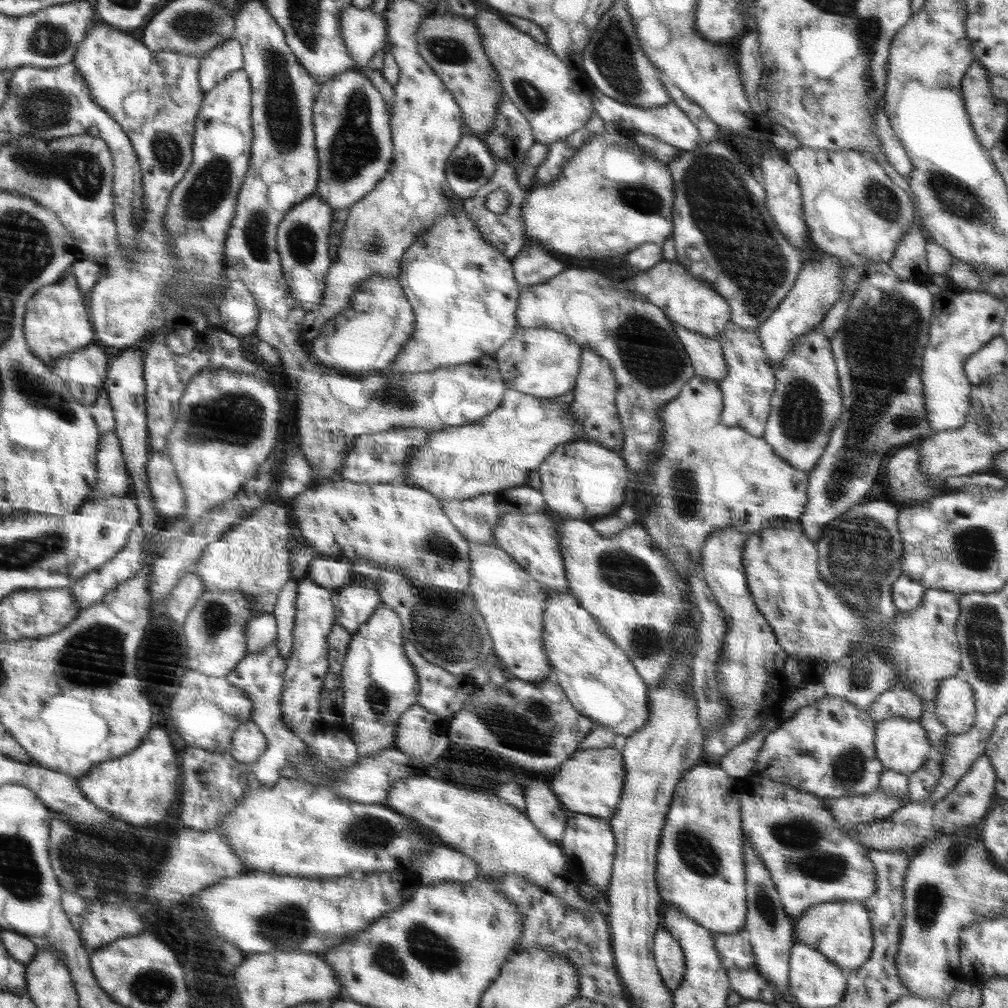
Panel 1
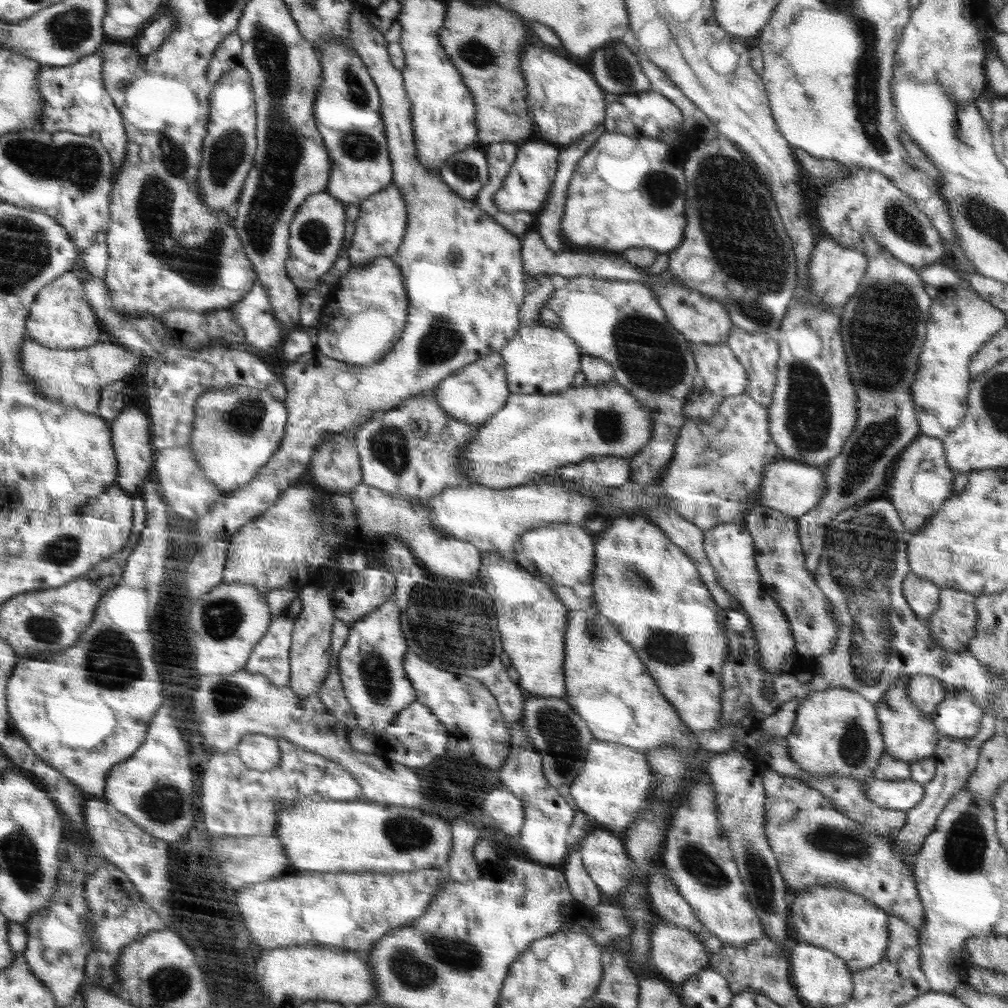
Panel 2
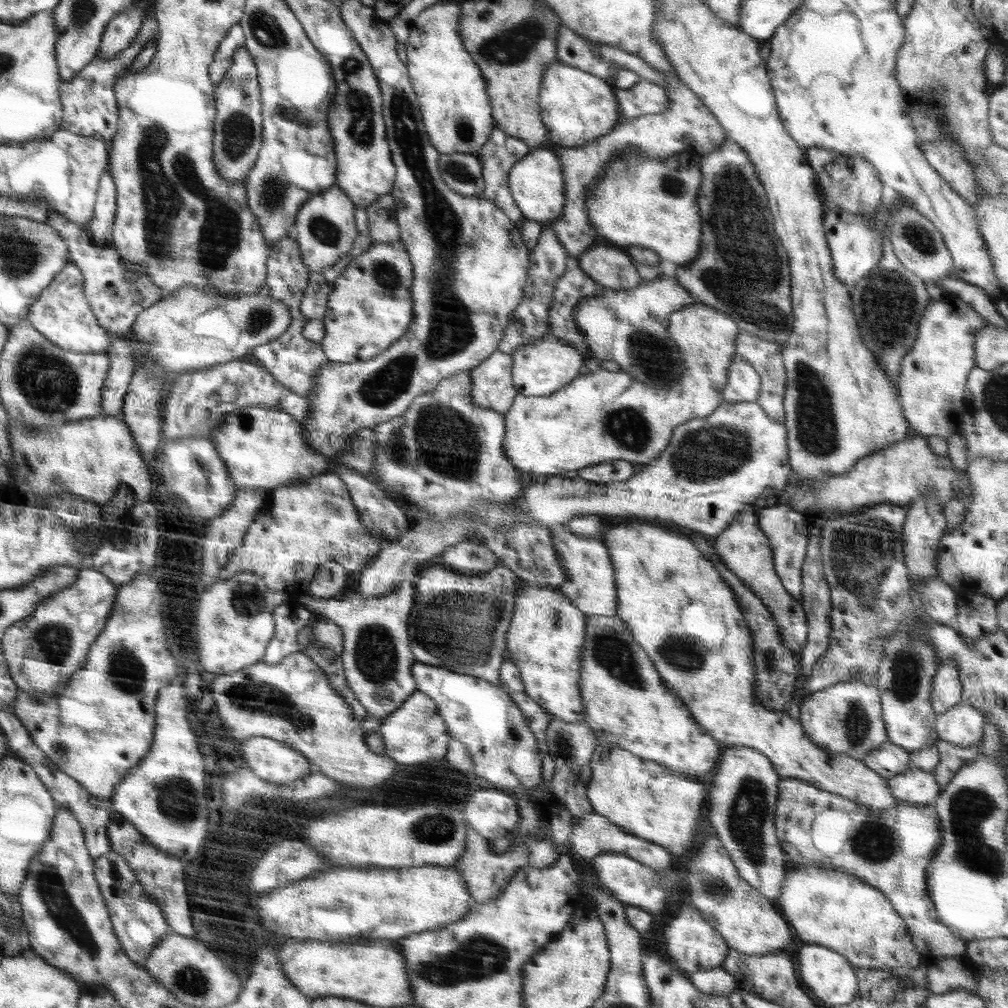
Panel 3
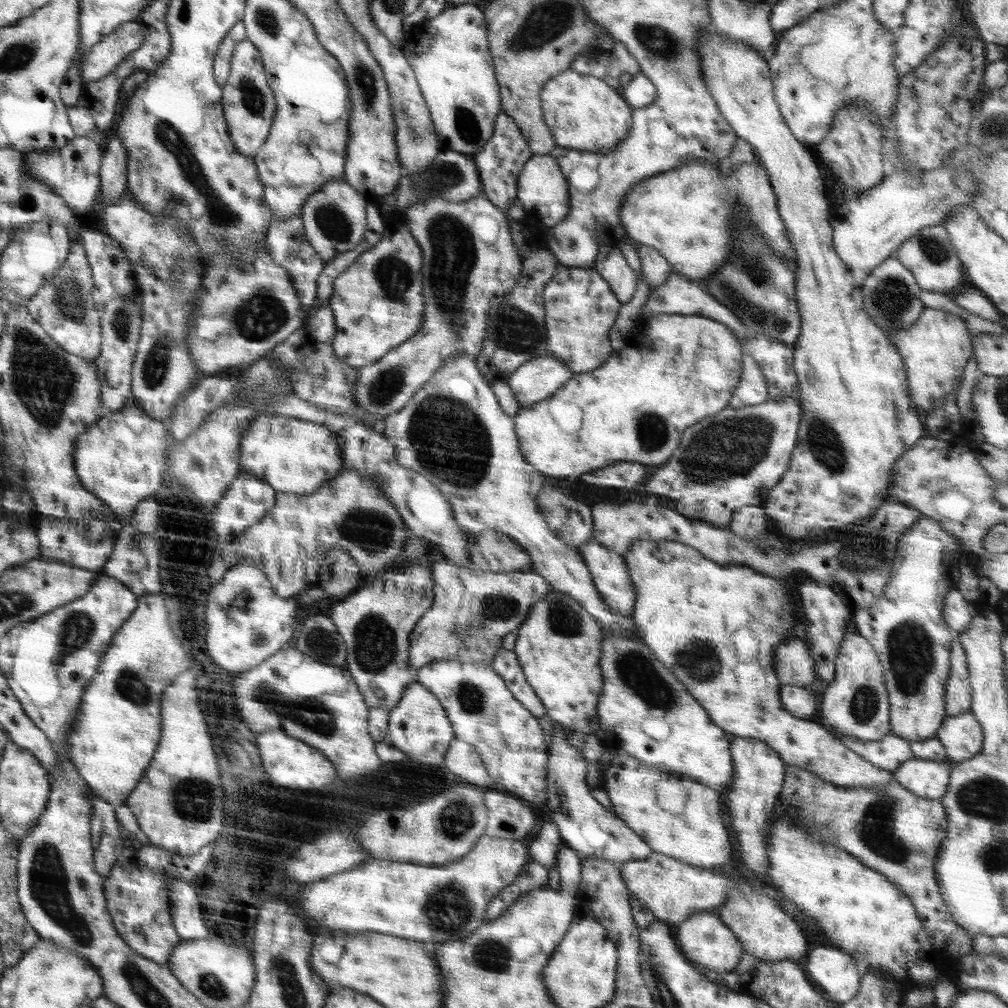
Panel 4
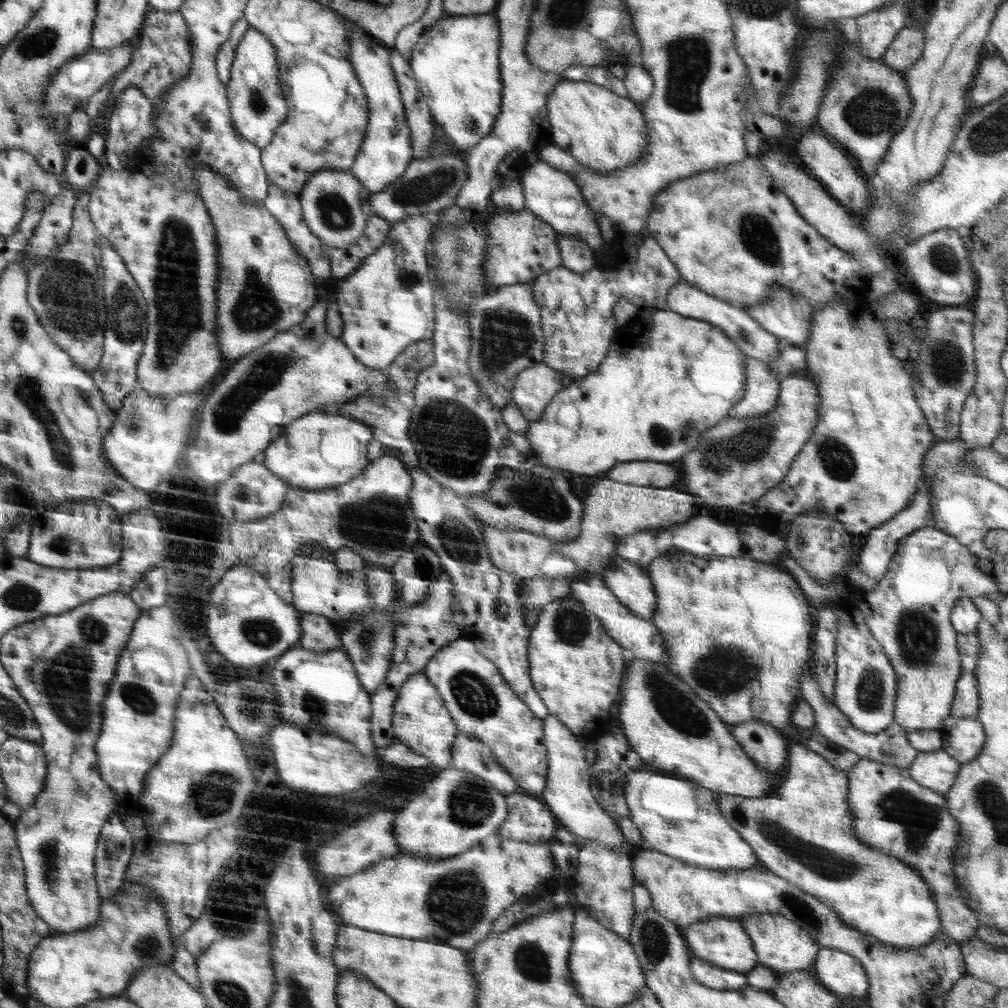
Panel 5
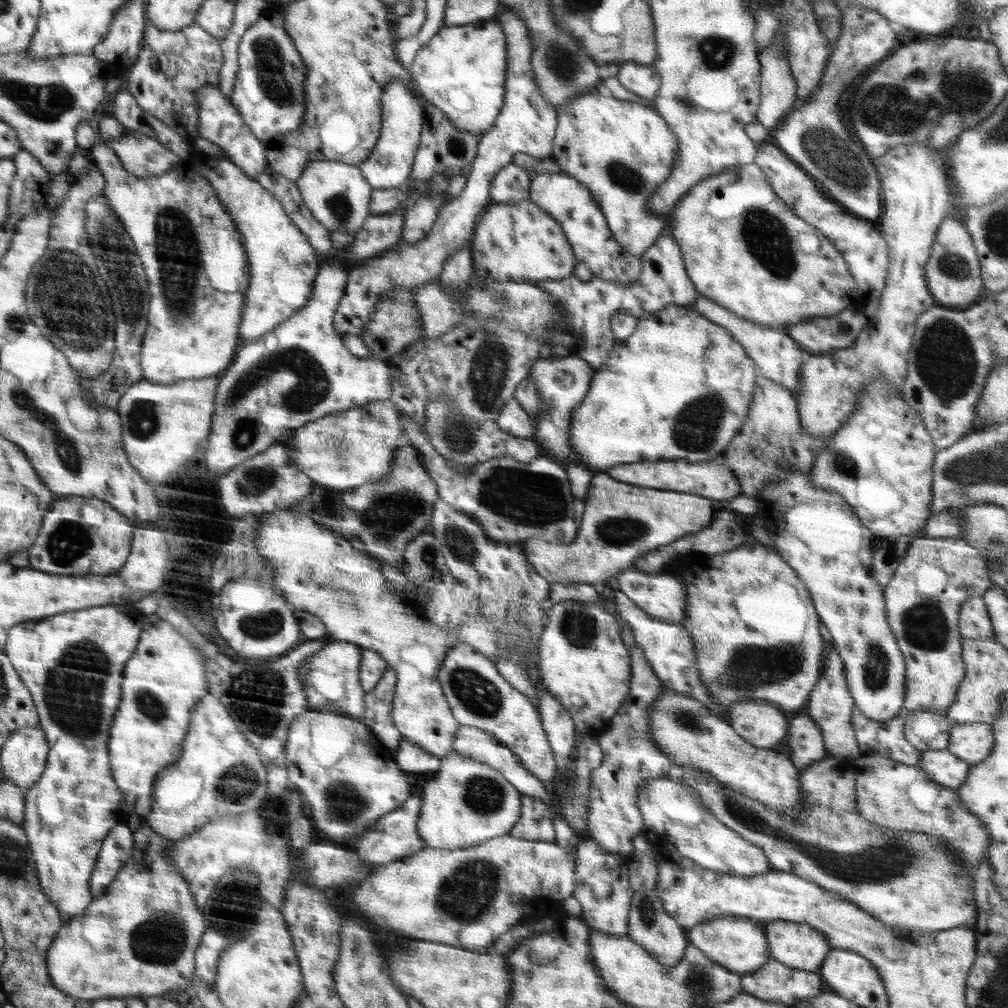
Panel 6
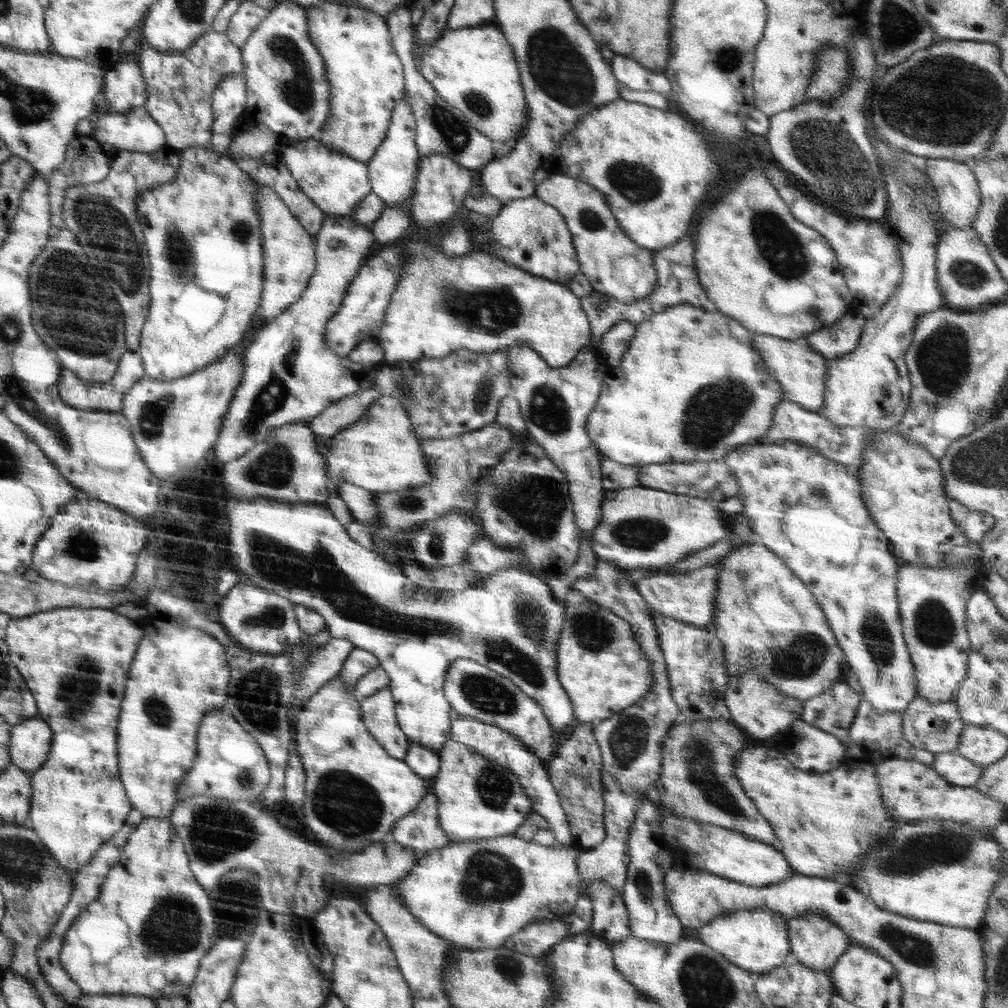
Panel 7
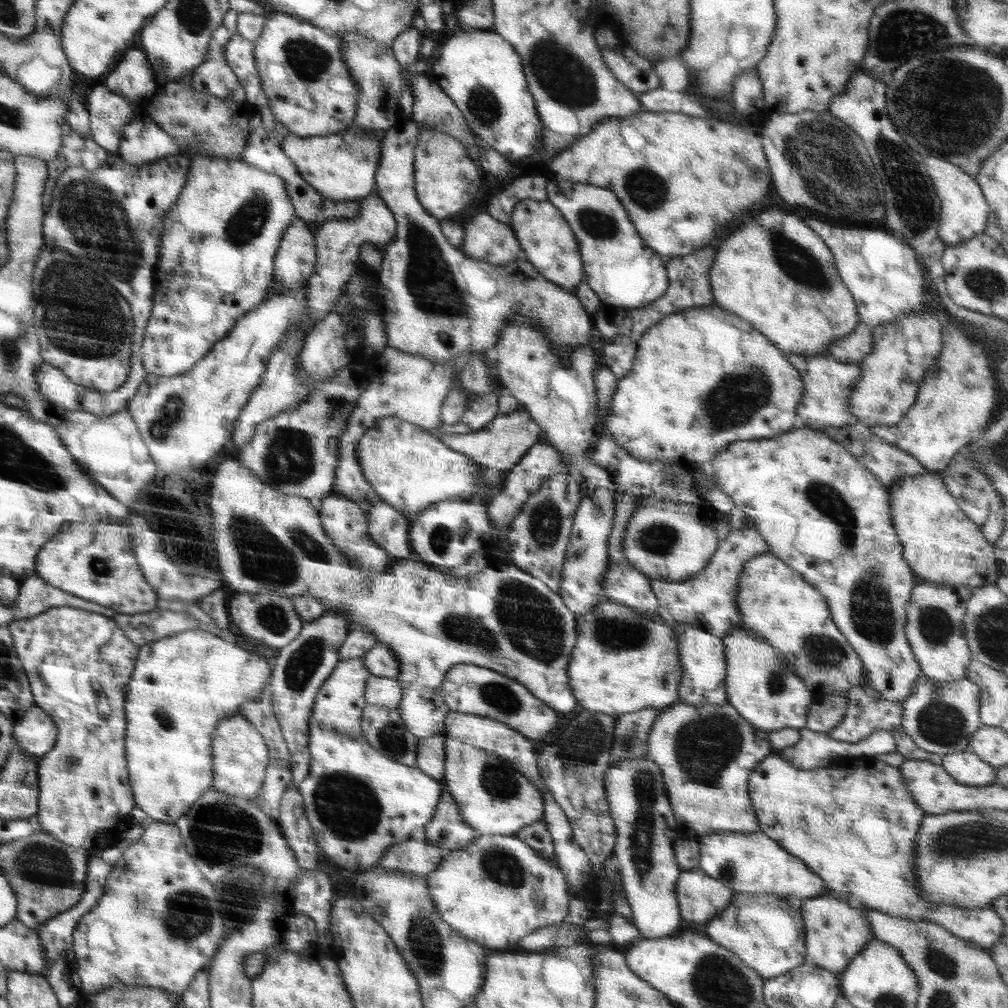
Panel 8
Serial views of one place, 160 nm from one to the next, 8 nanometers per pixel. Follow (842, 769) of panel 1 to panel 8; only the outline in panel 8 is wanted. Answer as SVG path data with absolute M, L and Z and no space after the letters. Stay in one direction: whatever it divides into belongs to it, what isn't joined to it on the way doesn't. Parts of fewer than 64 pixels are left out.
M798 424L788 433L775 437L738 440L736 443L730 443L713 458L712 474L717 478L719 490L730 496L736 508L740 508L748 516L749 525L757 529L760 536L765 538L769 546L769 552L782 560L792 570L802 575L806 582L813 584L826 599L834 624L836 624L840 633L844 635L848 644L858 653L862 661L865 684L879 693L878 698L903 703L914 692L915 684L922 674L920 665L912 652L912 647L906 639L905 632L905 624L907 623L906 605L909 603L911 592L915 584L918 583L919 578L904 560L903 548L891 521L888 488L837 441L824 434L824 432L814 430L808 426L804 427L801 424Z

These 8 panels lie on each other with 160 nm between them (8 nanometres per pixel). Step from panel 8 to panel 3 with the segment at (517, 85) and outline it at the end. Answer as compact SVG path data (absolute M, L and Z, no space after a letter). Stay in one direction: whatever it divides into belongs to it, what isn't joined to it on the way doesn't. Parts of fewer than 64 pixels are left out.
M446 1L433 4L410 22L410 36L405 42L407 73L420 105L429 141L439 154L478 154L488 140L494 124L489 96L485 89L485 77L482 76L478 65L474 64L461 39L460 16L462 9L456 3Z

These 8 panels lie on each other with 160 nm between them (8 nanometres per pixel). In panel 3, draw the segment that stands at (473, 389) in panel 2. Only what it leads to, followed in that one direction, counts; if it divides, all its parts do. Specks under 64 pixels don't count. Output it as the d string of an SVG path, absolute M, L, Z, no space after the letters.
M496 351L470 370L472 403L505 413L511 408L517 393L512 380L513 361L505 352Z

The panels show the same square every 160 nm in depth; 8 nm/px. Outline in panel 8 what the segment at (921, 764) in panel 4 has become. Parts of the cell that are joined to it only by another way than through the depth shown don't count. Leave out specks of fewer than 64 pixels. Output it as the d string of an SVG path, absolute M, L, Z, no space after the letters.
M970 750L953 752L943 756L942 768L960 784L984 786L995 782L996 767L980 760Z

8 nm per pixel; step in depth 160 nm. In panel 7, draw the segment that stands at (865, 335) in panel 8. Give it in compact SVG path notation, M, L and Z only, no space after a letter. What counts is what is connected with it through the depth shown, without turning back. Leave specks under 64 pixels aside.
M854 310L846 312L829 327L811 332L805 339L818 354L827 360L834 360L858 346L866 321L866 318Z

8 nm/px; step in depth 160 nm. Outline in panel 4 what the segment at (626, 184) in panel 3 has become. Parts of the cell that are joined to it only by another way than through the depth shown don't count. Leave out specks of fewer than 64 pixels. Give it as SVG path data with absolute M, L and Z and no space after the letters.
M694 160L669 171L651 176L634 185L626 193L624 202L618 210L625 233L635 245L655 248L673 267L673 270L686 275L698 283L713 275L718 267L727 261L733 240L730 234L735 232L730 224L735 222L735 206L745 208L745 216L753 231L760 233L773 253L797 267L797 256L791 242L785 235L785 224L777 209L777 196L771 187L767 170L759 162L749 162L737 166L728 174L721 174L716 165L706 160Z

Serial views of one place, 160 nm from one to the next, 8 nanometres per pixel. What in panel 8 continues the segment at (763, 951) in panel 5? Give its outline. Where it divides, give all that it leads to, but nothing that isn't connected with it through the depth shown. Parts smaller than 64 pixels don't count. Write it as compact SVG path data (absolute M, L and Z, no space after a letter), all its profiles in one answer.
M836 893L804 900L801 915L805 928L803 950L807 962L829 972L844 972L850 960L874 940L864 911L842 901Z

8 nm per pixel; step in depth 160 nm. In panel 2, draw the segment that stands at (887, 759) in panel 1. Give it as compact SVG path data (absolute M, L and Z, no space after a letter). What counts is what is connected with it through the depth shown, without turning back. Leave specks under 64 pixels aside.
M905 672L894 681L892 687L875 705L880 721L884 752L908 764L932 757L942 735L934 726L931 715L924 714L907 698L908 681L911 675Z

